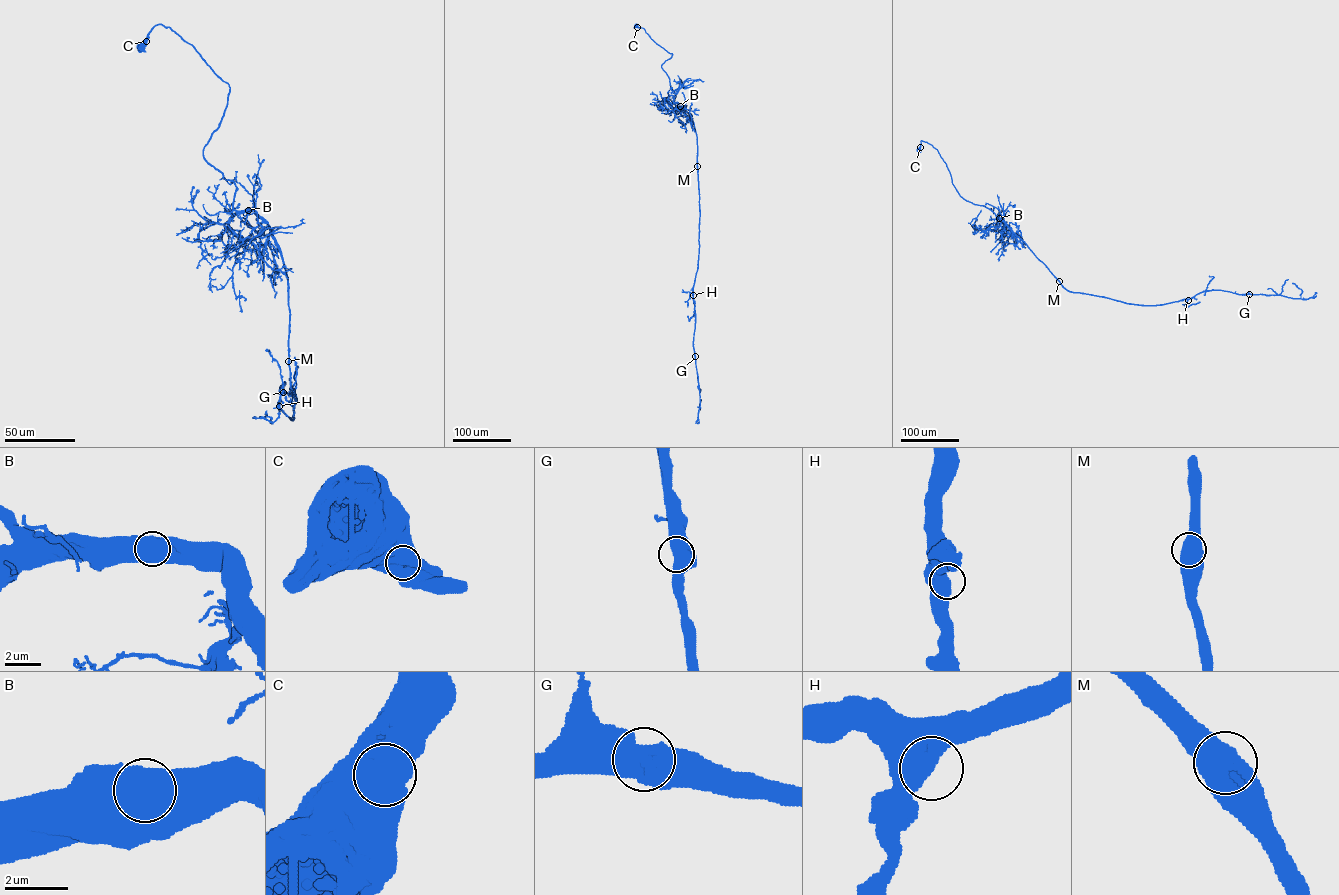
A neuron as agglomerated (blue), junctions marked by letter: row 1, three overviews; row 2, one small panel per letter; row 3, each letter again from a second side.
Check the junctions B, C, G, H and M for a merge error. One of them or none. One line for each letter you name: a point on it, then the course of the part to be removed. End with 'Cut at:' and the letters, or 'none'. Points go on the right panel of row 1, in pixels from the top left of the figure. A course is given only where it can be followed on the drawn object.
Cut at: none

